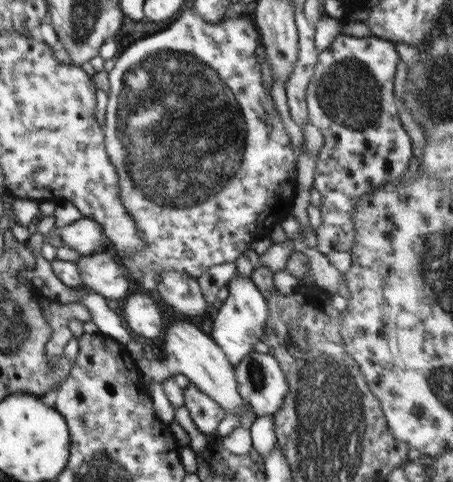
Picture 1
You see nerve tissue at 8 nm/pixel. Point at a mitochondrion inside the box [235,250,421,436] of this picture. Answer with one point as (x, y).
(256, 376)

